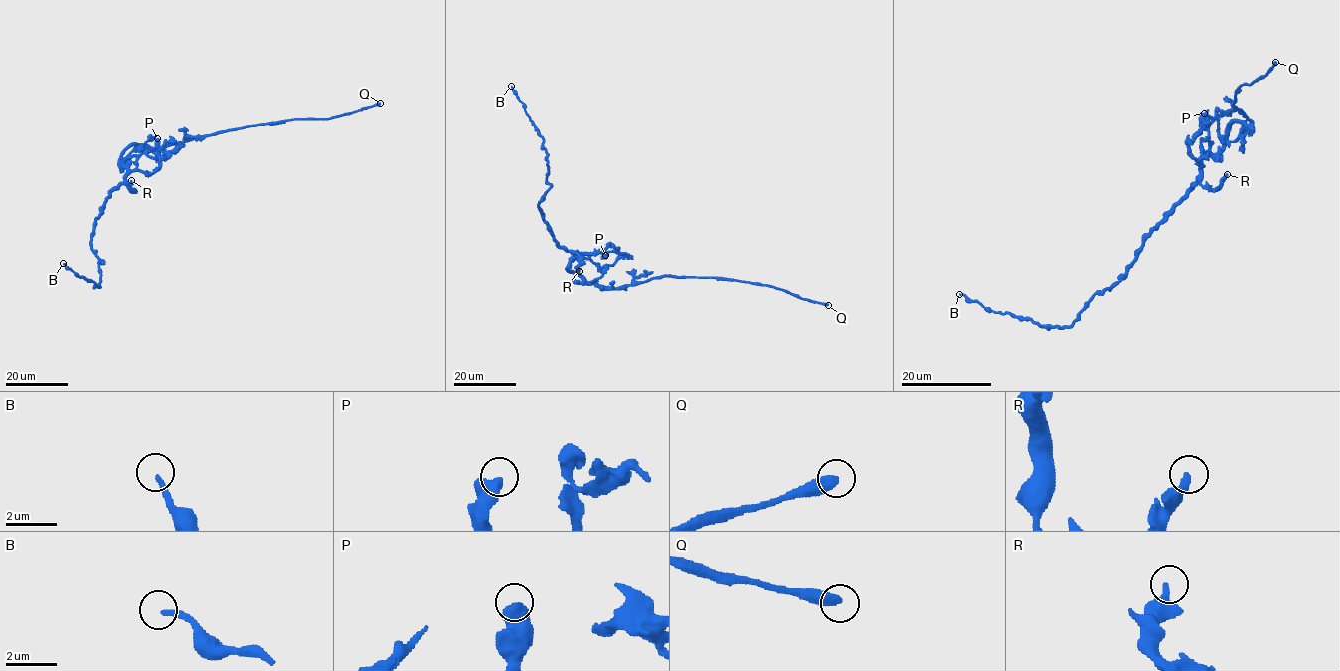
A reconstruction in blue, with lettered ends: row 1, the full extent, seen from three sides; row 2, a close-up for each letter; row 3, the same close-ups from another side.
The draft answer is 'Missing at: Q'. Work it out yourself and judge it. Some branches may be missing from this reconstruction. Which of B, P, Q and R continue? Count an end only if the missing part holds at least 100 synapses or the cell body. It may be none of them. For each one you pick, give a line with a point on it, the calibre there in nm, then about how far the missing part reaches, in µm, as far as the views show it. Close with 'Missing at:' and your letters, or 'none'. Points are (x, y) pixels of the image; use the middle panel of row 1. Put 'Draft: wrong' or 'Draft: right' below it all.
Q: at (828, 305); 440 nm thick; about 140 µm are missing
Missing at: Q
Draft: right

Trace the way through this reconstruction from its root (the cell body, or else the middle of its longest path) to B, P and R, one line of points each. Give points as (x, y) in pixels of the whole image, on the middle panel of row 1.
B: (569, 270), (575, 253), (558, 245), (538, 206), (551, 186), (546, 180), (543, 138), (511, 86)
P: (569, 270), (567, 267), (578, 254), (602, 252), (609, 245), (616, 248), (605, 255)
R: (569, 270), (567, 267), (575, 252), (579, 257), (579, 271)

